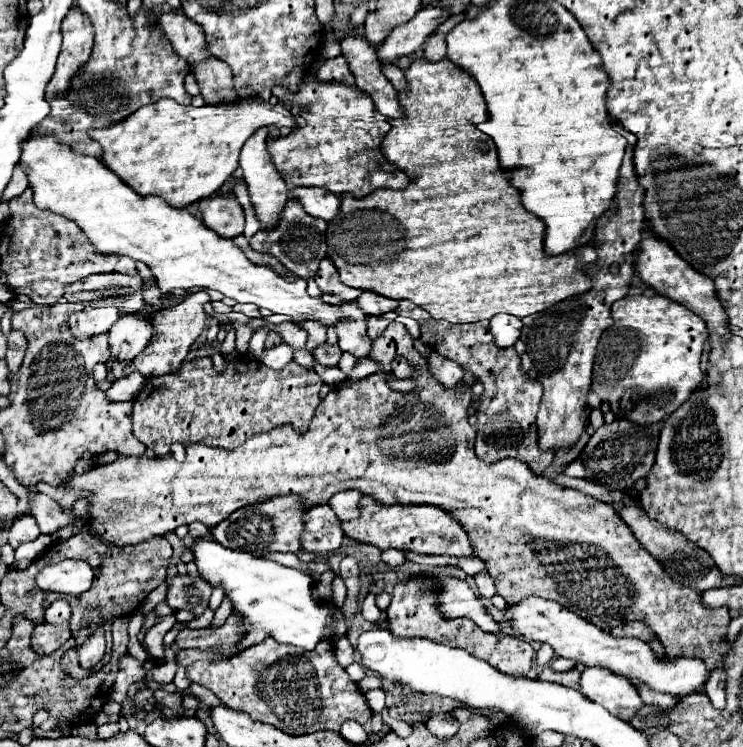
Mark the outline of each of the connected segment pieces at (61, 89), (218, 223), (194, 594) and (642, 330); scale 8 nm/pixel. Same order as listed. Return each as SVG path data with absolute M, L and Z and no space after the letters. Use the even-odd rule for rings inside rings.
M73 7L61 25L63 45L55 73L47 83L47 101L63 97L69 91L73 75L89 61L93 47L93 29L79 7Z
M219 195L207 197L201 201L203 211L203 223L211 229L215 229L223 237L235 237L243 233L245 227L245 215L243 207L237 203L235 197L223 199Z
M177 573L175 577L171 577L167 583L167 597L165 603L171 609L189 609L193 611L197 617L205 611L205 607L209 605L209 597L211 597L211 585L207 585L207 581L197 573L195 577L191 573Z
M663 295L619 299L613 309L613 327L603 331L593 363L591 391L609 403L617 419L653 425L669 417L701 385L699 369L709 329L685 305Z

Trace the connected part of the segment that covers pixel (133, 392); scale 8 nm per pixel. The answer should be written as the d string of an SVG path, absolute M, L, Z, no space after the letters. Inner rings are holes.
M135 371L127 377L117 379L113 383L113 387L107 391L107 397L111 401L133 401L137 397L137 393L141 391L143 383L145 383L145 377L139 371Z

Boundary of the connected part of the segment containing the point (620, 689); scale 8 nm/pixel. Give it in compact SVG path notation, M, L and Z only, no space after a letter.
M583 669L581 691L621 721L631 721L643 707L637 687L625 677L607 673L607 669Z

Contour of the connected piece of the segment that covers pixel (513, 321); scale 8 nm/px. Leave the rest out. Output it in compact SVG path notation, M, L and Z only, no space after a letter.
M495 315L491 319L491 333L499 347L511 347L521 335L521 319L511 315Z

